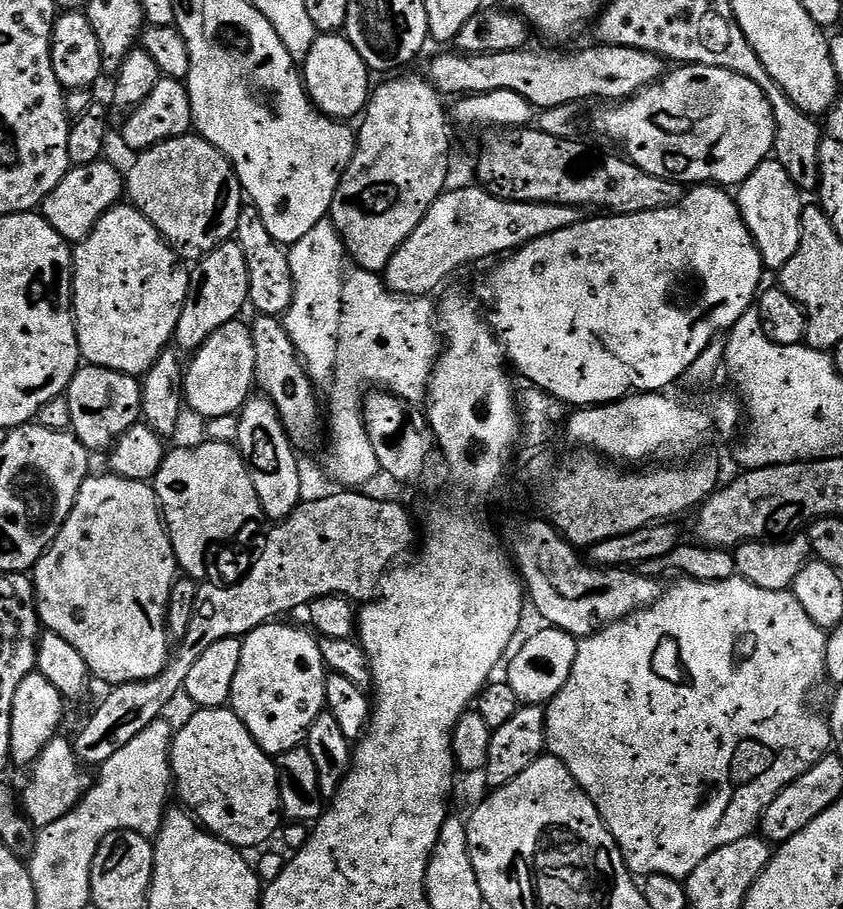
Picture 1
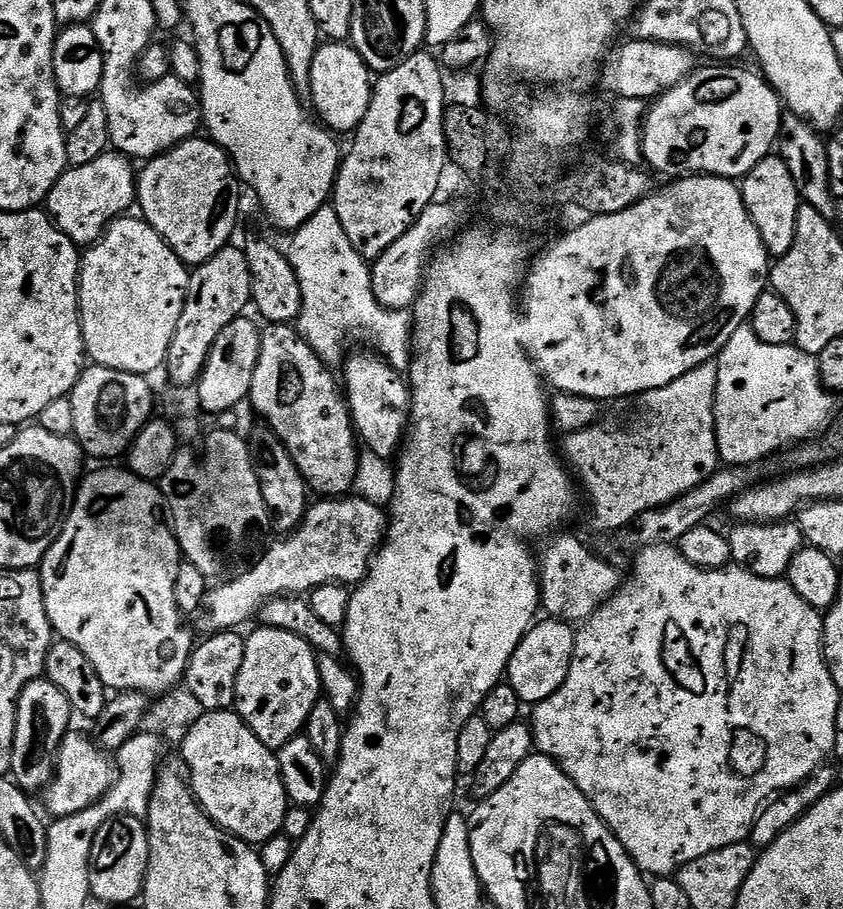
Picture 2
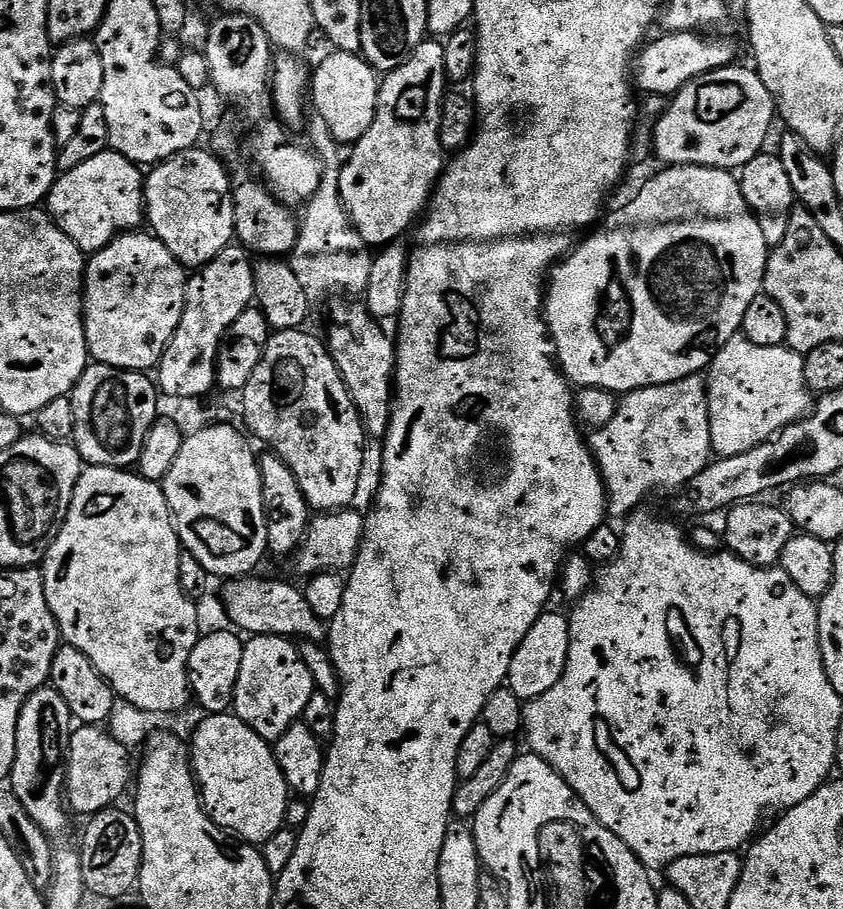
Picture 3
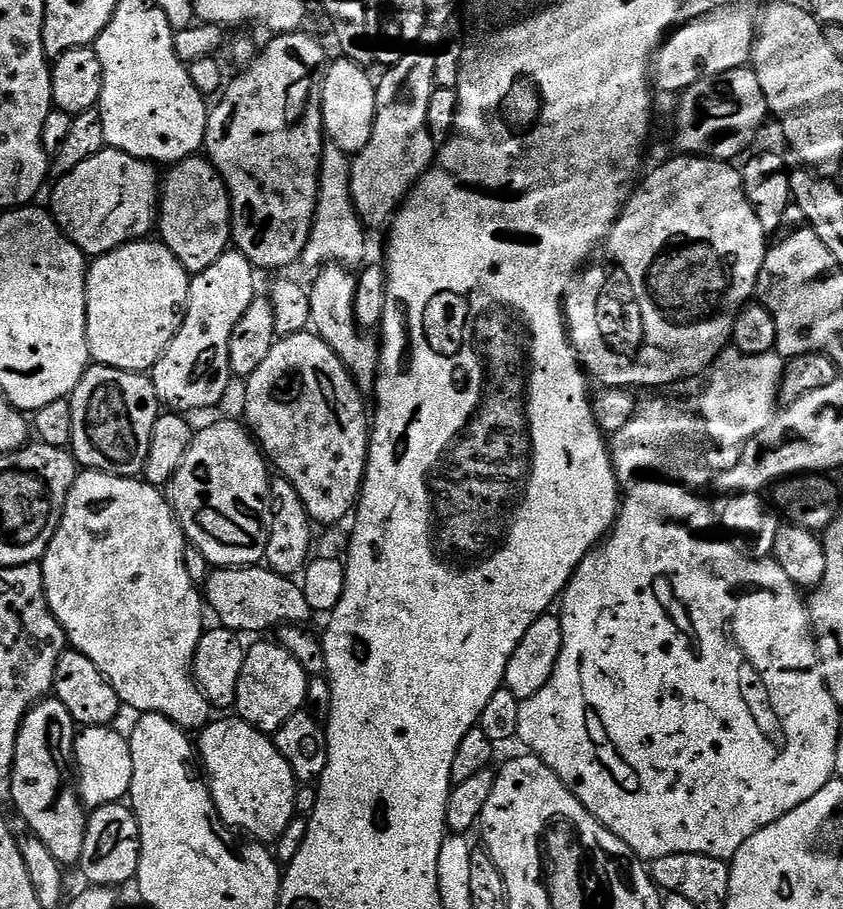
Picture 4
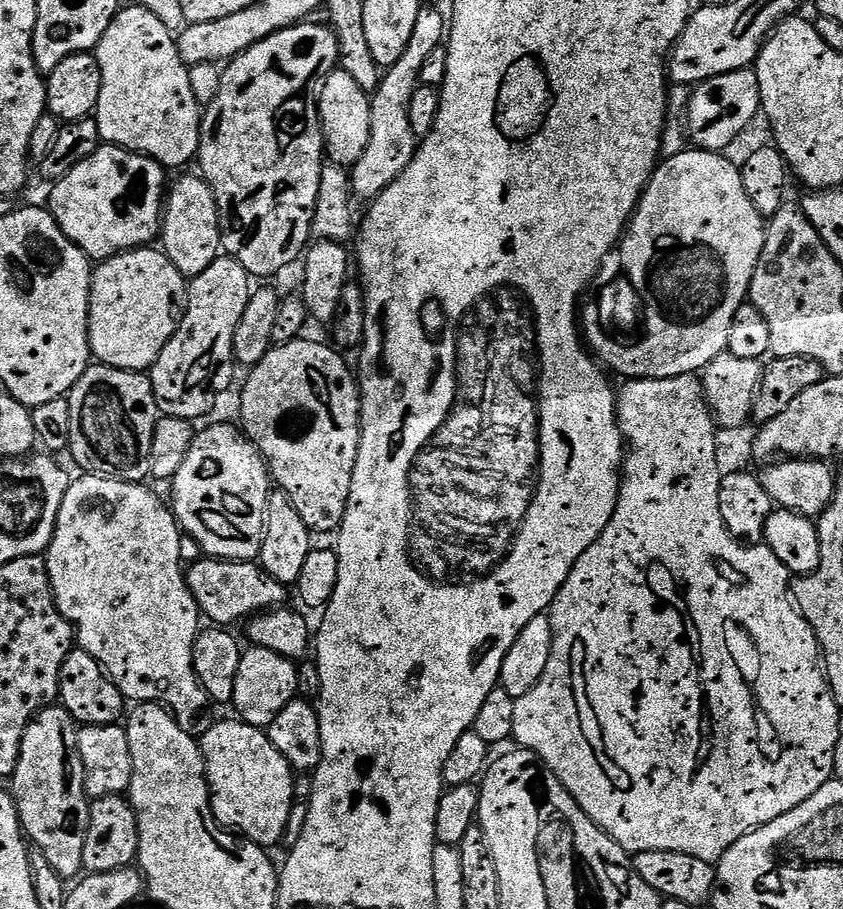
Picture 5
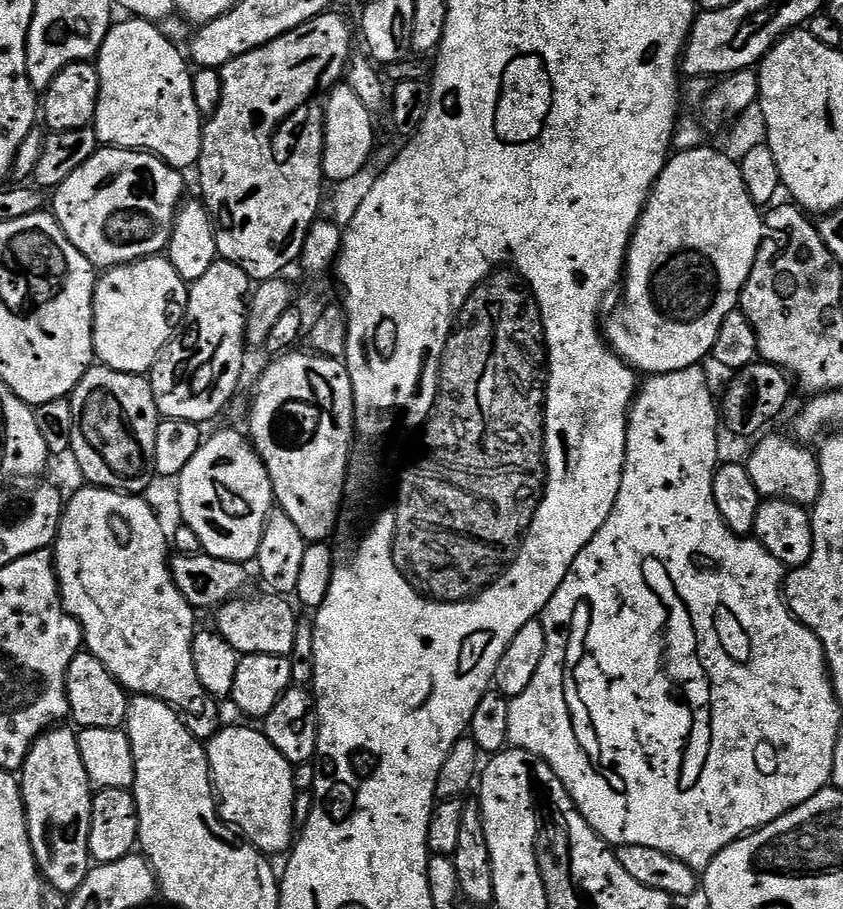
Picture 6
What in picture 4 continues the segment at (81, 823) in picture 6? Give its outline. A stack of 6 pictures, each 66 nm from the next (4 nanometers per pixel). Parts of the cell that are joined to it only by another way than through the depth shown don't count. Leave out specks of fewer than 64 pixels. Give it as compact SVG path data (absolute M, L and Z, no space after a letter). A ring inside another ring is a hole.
M45 698L34 708L29 708L18 734L16 743L16 757L12 763L12 800L16 803L19 819L24 820L42 838L46 850L54 854L61 866L79 865L82 858L82 842L86 838L88 816L84 803L80 800L78 780L74 775L74 753L76 751L76 738L78 725L70 718L70 710L62 706L62 702L55 698Z

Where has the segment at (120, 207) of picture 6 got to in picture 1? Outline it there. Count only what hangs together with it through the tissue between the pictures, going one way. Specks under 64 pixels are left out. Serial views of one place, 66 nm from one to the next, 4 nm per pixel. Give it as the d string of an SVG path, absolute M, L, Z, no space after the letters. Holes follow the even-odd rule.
M101 158L89 164L78 164L69 168L68 172L50 190L44 199L42 215L54 230L66 241L79 242L85 240L94 230L94 226L117 204L121 203L126 192L126 176L119 172L112 164L107 164L107 159Z

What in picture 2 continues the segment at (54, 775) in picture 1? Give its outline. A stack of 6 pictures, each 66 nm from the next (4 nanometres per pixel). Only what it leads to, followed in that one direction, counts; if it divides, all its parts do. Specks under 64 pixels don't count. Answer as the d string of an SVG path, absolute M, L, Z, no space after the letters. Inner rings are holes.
M69 730L56 754L56 774L46 789L47 815L52 818L73 816L99 802L116 781L116 761L108 752L99 748L91 735L83 736L77 730Z

